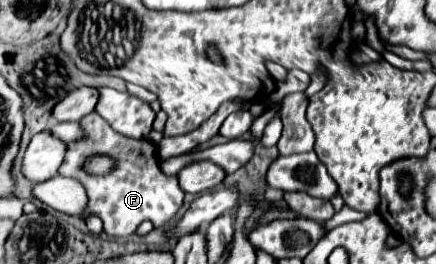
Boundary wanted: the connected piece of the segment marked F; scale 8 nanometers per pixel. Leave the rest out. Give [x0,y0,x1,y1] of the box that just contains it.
[58,114,184,238]

